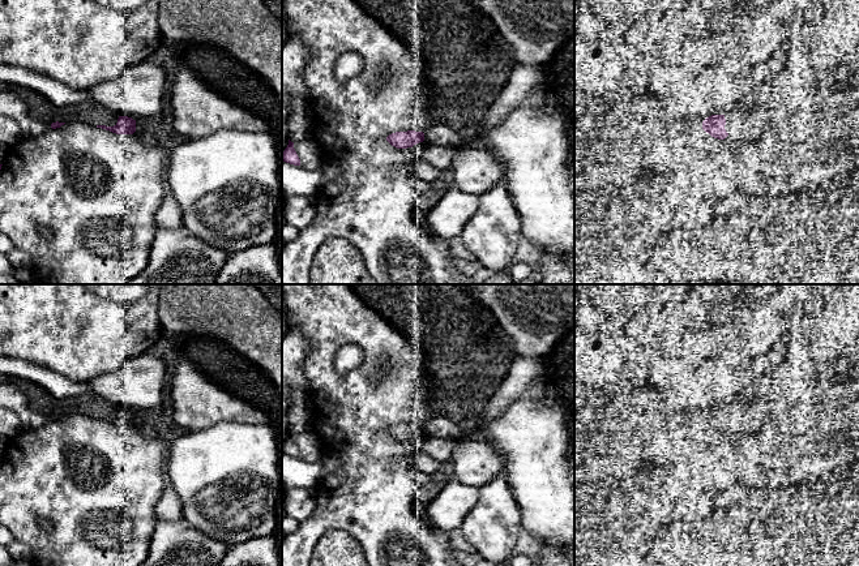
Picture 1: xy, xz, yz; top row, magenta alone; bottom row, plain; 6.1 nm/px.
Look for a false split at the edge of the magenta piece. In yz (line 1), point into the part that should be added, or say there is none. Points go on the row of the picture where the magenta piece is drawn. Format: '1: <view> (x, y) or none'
1: none

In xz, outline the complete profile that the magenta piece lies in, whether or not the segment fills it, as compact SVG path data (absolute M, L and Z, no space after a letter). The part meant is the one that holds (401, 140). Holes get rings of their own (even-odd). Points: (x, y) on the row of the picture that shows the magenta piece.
M407 130L407 132L396 132L386 137L386 141L397 149L407 149L414 145L424 141L423 132Z

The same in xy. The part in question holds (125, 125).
M119 116L117 123L114 127L97 125L116 134L133 134L136 132L136 120L128 116Z

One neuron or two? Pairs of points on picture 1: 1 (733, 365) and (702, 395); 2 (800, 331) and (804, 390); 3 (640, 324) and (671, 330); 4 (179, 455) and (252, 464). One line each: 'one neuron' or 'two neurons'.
1: one neuron
2: one neuron
3: one neuron
4: one neuron

